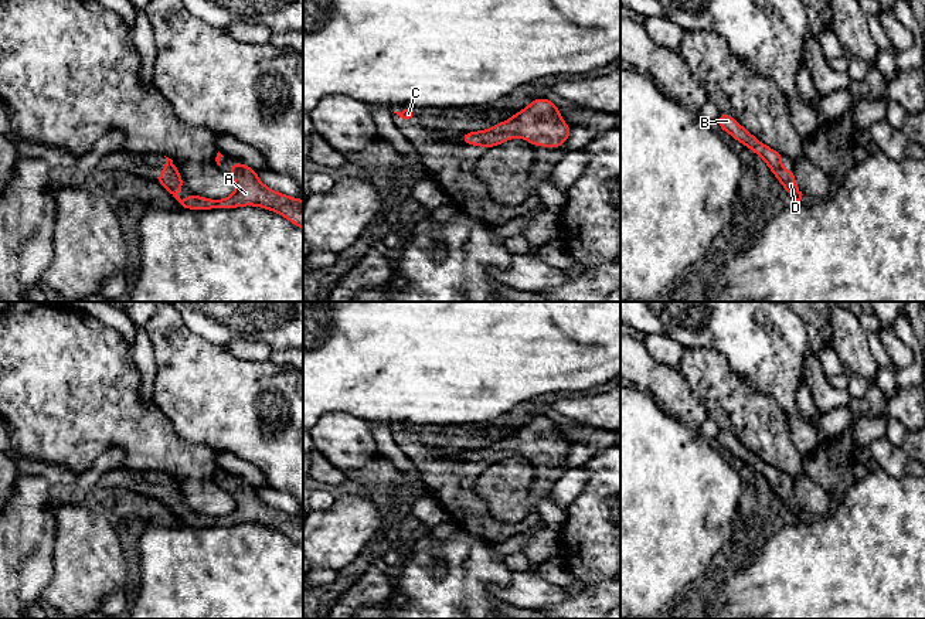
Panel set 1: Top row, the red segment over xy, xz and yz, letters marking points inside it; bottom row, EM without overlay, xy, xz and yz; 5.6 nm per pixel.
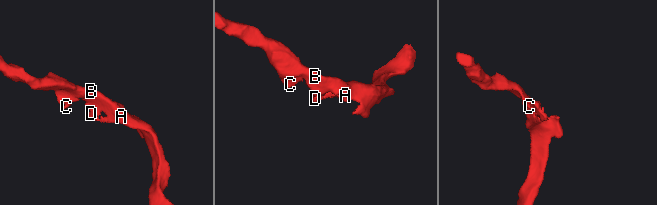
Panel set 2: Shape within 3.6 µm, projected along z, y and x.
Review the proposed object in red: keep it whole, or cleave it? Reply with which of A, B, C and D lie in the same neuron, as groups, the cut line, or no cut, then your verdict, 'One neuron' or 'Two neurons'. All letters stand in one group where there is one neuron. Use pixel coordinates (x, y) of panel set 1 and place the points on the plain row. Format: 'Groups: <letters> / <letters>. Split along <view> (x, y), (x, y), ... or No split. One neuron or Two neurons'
Groups: A B C D. No split. One neuron

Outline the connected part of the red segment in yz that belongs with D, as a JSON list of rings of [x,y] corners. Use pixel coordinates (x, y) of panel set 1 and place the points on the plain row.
[[[721,431],[715,436],[715,439],[722,448],[728,449],[735,458],[739,458],[748,466],[759,472],[766,479],[768,484],[775,492],[775,494],[785,504],[785,507],[793,514],[796,521],[800,521],[803,511],[795,500],[793,484],[790,483],[786,490],[782,487],[781,470],[761,460],[748,448],[745,448],[731,432]]]

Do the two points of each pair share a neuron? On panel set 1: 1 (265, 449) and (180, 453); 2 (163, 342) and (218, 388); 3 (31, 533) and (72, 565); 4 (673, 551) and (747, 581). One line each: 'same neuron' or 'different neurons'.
1: different neurons
2: same neuron
3: different neurons
4: different neurons

